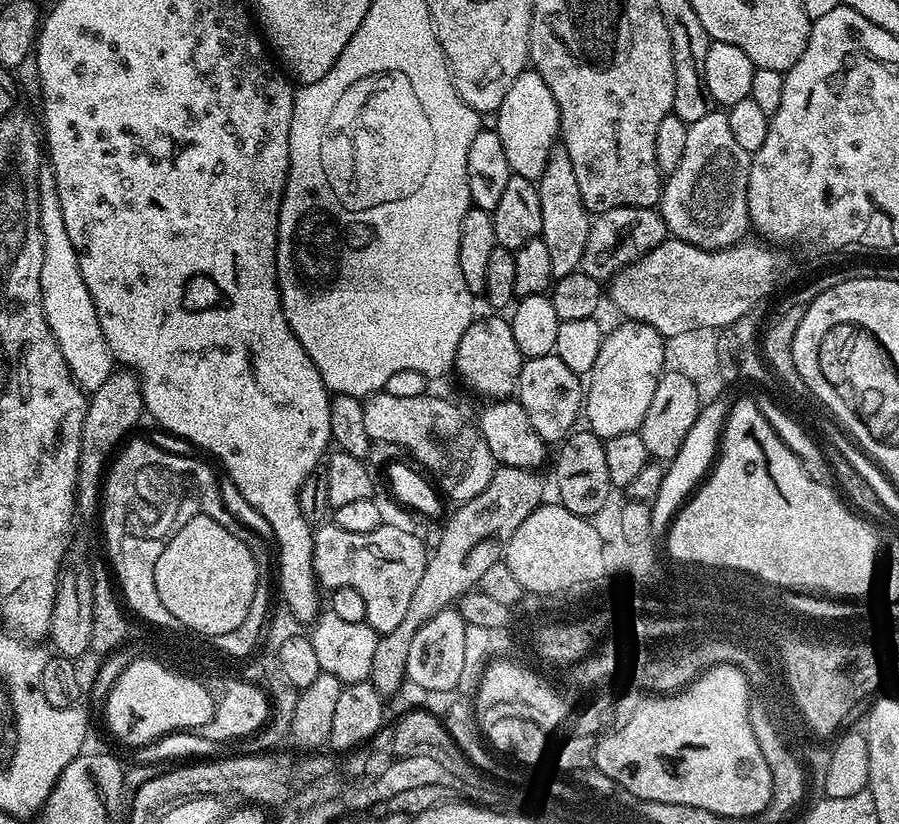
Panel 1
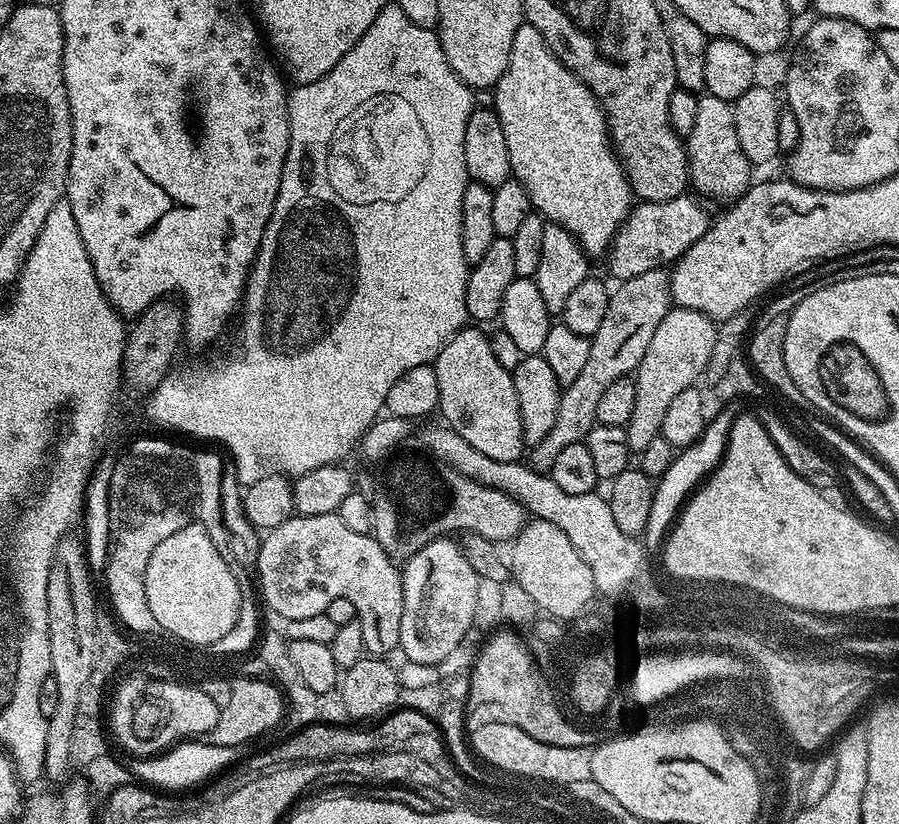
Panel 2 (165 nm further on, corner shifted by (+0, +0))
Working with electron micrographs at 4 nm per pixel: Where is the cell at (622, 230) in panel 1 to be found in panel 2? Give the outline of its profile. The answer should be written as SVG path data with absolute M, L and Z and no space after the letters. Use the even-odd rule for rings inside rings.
M691 195L670 198L666 202L646 200L633 207L620 223L620 229L616 231L616 237L606 253L608 268L617 276L617 281L623 282L638 274L646 274L646 270L675 264L686 254L686 250L690 250L690 246L694 246L694 242L698 242L698 238L702 238L702 234L706 234L710 216L699 204L701 201Z

